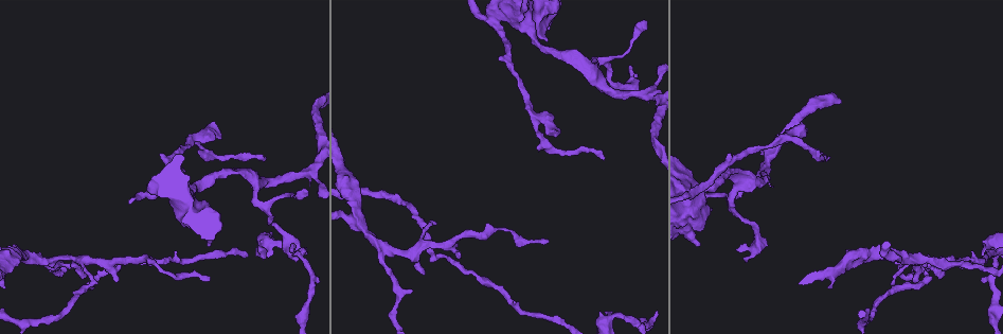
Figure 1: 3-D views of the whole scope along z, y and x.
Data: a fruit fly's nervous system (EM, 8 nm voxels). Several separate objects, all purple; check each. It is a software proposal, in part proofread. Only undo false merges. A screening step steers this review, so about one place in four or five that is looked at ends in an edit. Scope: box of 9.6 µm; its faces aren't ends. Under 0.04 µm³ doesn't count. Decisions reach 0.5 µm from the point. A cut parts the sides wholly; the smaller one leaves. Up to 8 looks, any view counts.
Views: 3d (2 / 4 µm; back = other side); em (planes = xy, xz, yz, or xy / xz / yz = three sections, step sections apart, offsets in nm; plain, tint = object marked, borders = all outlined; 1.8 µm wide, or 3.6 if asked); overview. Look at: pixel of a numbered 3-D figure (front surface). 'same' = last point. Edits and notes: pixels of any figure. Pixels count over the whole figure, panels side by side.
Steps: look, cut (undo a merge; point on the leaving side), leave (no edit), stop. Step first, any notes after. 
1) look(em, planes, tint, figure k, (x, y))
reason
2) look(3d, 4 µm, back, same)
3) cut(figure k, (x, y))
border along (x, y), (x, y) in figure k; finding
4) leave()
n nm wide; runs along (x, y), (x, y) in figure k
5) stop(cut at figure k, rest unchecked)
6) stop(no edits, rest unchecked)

look(em, xz, step 8, borders, figure 1, (110, 264))
sharp bend

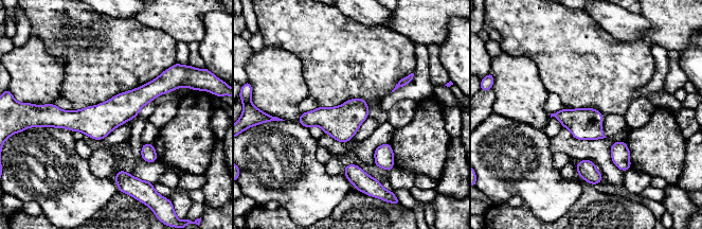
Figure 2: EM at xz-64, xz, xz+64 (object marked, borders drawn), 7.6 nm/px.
look(em, planes, borders, same)

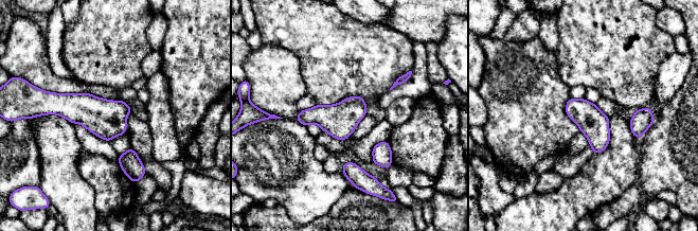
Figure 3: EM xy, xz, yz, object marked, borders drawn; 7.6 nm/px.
leave()
one neuron here

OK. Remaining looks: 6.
look(em, 3.6 µm, planes, plain, figure 1, (382, 245))
a narrow waist

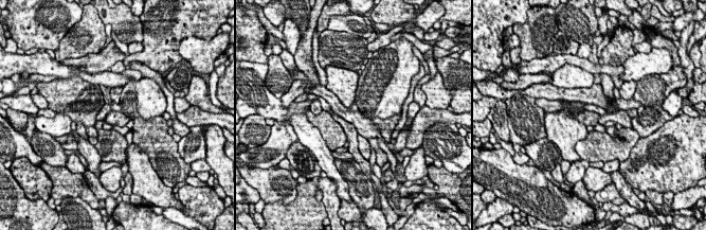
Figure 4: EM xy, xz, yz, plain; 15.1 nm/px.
look(em, 3.6 µm, planes, tint, same)

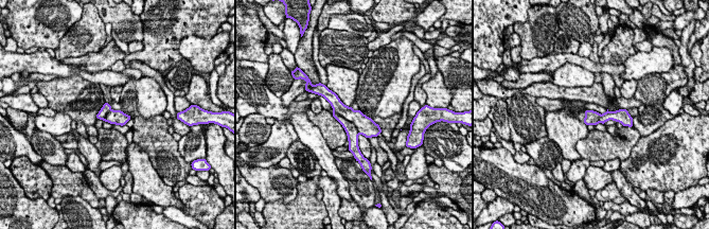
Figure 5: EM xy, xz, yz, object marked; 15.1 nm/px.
cut(figure 5, (352, 131))
border along (334, 110), (349, 120), (359, 133) in figure 5; a second neuron is stuck on

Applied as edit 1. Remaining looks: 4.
look(em, planes, plain, figure 1, (531, 116))
calibre changes

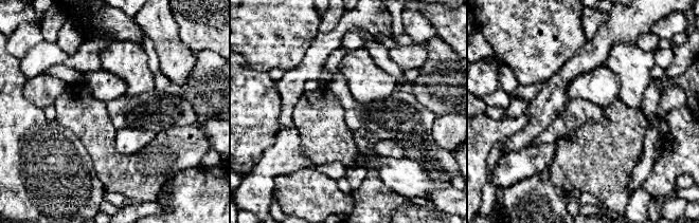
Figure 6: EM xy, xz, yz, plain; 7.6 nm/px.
look(em, planes, tint, same)
with the object marked

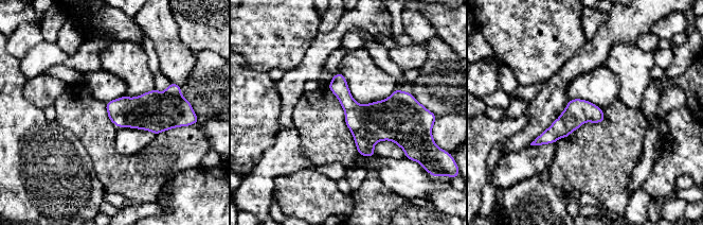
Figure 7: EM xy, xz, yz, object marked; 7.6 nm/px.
leave()
runs along (599, 113), (577, 113), (536, 142) in figure 7; one neuron here

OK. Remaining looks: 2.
stop(cut at figure 5, rest unchecked)

